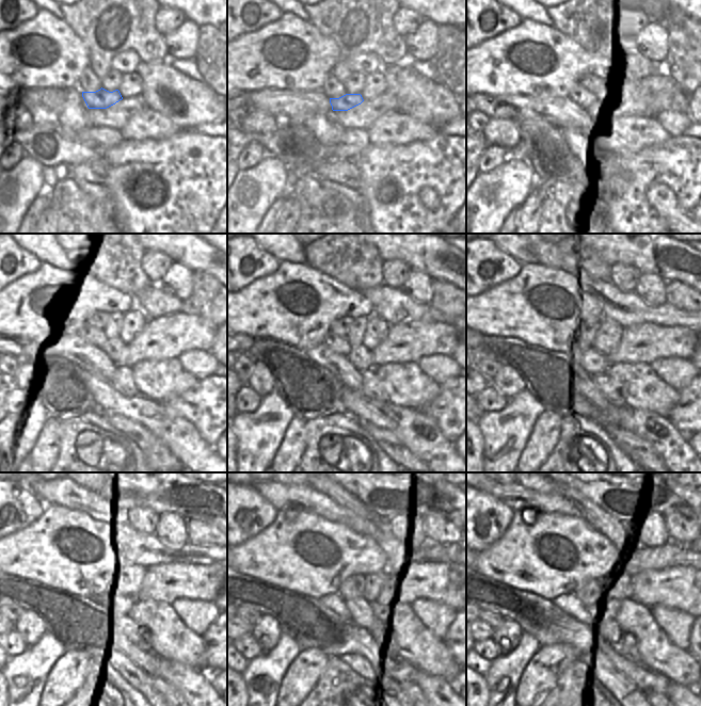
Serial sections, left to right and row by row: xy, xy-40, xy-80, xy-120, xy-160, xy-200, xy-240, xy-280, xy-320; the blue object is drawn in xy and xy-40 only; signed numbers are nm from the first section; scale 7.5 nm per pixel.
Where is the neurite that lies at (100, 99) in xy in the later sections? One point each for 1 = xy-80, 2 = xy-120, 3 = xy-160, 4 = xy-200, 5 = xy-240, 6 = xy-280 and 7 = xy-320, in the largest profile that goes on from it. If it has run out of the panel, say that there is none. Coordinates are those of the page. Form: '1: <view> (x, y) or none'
1: xy-80 (590, 106)
2: xy-120 (114, 348)
3: xy-160 (361, 357)
4: xy-200 (595, 363)
5: xy-240 (120, 605)
6: xy-280 (362, 609)
7: xy-320 (606, 610)

